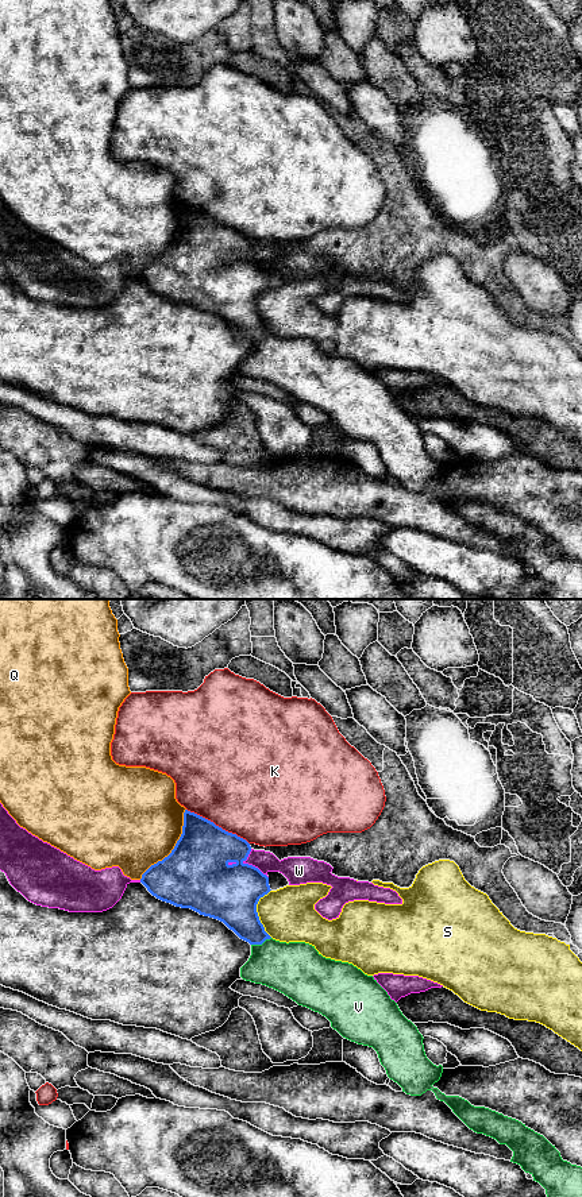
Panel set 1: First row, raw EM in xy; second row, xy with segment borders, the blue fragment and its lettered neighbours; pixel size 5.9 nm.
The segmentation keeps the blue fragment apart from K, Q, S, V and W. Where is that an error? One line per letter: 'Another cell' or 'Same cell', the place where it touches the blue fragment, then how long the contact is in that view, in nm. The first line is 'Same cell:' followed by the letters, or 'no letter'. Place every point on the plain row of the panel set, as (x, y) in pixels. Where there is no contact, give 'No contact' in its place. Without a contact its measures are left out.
Same cell: V
K: Another cell. Touches blue at xy (218, 221). Shared border 440 nm
Q: Another cell. Touches blue at xy (174, 242). Shared border 500 nm
S: Another cell. Touches blue at xy (257, 308). Shared border 280 nm
V: Same cell. Touches blue at xy (261, 339). Shared border 130 nm
W: Another cell. Touches blue at xy (250, 261). Shared border 200 nm

